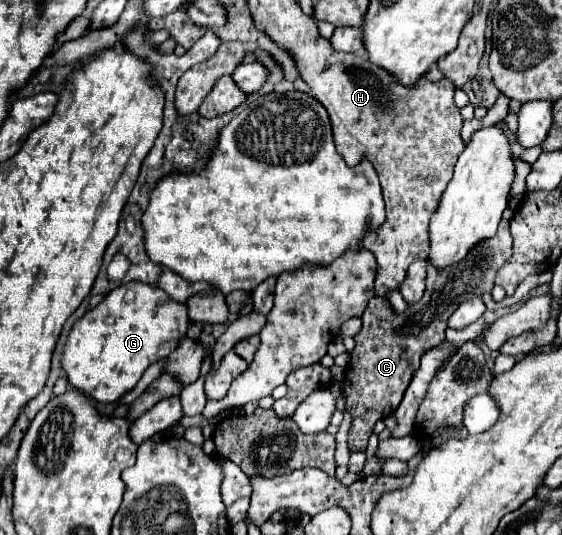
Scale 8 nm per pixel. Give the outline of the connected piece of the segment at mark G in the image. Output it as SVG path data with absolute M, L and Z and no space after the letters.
M123 283L73 325L61 365L73 387L99 403L113 403L137 385L151 363L177 349L187 325L187 307L169 299L157 285Z

